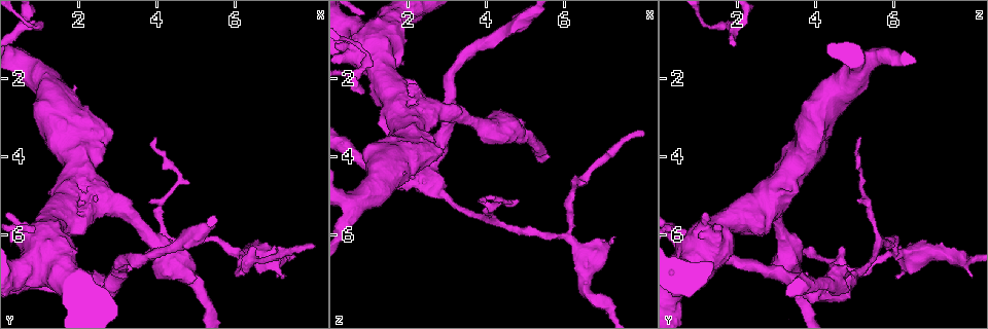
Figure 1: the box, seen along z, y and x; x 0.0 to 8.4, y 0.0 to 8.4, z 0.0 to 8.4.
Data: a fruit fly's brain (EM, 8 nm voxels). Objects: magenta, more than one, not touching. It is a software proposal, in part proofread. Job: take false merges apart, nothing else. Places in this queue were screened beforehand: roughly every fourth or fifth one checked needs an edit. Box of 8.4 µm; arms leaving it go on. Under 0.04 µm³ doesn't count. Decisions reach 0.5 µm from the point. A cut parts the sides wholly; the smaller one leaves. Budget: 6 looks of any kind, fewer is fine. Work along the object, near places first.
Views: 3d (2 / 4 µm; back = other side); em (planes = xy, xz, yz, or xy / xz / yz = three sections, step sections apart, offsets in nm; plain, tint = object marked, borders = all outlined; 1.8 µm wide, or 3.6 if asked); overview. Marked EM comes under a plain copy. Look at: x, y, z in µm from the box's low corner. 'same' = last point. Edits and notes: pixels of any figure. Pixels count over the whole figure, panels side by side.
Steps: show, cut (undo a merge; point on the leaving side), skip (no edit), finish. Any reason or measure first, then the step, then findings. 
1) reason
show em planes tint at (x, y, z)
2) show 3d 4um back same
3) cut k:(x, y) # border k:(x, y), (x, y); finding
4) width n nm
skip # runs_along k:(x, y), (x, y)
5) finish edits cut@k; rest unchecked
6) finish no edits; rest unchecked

thin arm on a thick one
show 3d 4um at (6.20, 6.55, 5.90)

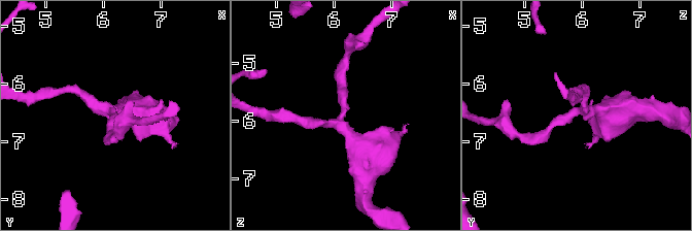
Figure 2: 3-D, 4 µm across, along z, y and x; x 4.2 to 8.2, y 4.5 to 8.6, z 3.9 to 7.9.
arms 3; arm_widths 170, 190, 440 nm
show em xy step 8 tint at (6.15, 6.50, 5.90)

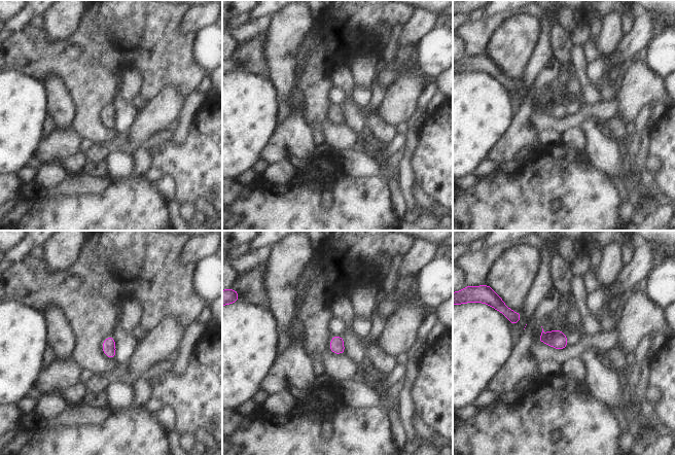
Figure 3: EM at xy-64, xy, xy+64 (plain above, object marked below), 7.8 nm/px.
width 100 nm
skip # one neuron here

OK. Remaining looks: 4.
calibre changes
show em planes tint at (7.05, 6.65, 7.80)

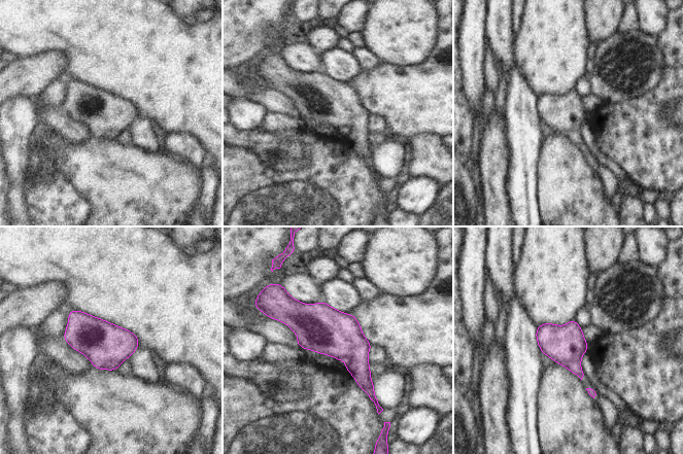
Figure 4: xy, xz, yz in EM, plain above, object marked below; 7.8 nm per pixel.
width 300 nm
skip # continuous, no second neuron

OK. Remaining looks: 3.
sudden change in width
show em 3.6um yz step 4 tint at (0.85, 6.70, 0.80)

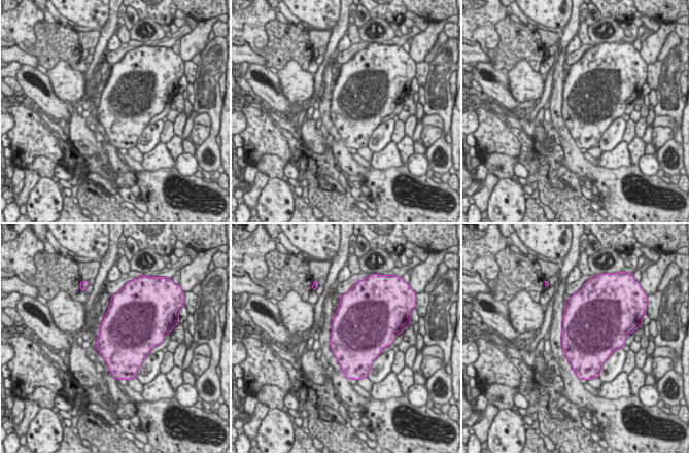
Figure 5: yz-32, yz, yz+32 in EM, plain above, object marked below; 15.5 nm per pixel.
another direction
show em 3.6um planes borders same

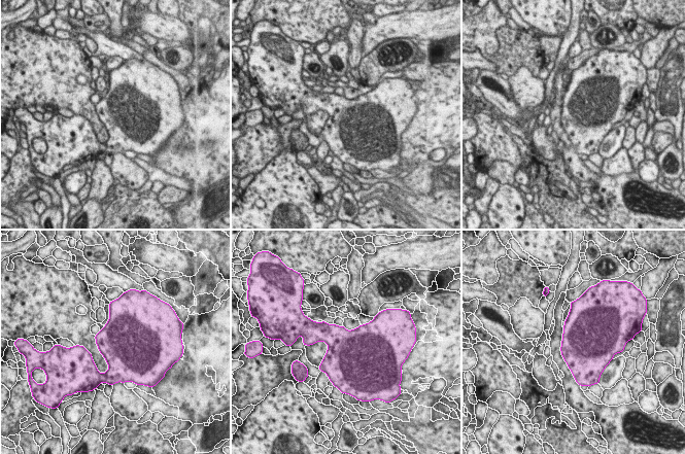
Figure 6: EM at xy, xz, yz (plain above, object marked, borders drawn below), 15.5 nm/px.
width 750 nm
skip # one neuron here

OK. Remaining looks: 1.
finish no edits; rest unchecked

